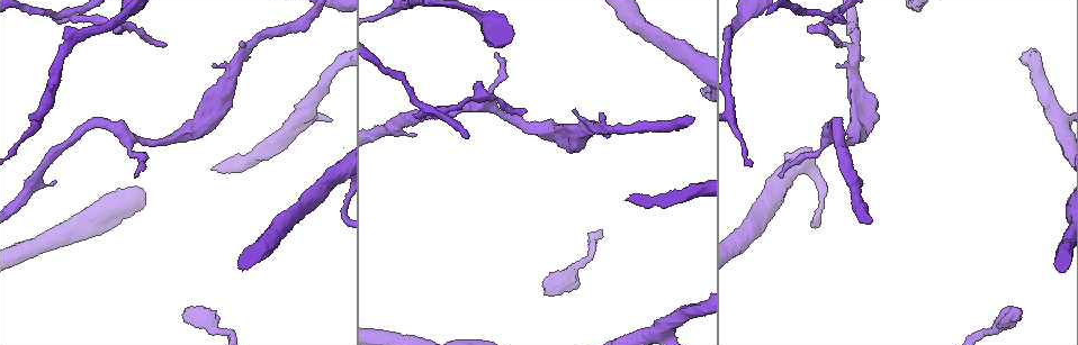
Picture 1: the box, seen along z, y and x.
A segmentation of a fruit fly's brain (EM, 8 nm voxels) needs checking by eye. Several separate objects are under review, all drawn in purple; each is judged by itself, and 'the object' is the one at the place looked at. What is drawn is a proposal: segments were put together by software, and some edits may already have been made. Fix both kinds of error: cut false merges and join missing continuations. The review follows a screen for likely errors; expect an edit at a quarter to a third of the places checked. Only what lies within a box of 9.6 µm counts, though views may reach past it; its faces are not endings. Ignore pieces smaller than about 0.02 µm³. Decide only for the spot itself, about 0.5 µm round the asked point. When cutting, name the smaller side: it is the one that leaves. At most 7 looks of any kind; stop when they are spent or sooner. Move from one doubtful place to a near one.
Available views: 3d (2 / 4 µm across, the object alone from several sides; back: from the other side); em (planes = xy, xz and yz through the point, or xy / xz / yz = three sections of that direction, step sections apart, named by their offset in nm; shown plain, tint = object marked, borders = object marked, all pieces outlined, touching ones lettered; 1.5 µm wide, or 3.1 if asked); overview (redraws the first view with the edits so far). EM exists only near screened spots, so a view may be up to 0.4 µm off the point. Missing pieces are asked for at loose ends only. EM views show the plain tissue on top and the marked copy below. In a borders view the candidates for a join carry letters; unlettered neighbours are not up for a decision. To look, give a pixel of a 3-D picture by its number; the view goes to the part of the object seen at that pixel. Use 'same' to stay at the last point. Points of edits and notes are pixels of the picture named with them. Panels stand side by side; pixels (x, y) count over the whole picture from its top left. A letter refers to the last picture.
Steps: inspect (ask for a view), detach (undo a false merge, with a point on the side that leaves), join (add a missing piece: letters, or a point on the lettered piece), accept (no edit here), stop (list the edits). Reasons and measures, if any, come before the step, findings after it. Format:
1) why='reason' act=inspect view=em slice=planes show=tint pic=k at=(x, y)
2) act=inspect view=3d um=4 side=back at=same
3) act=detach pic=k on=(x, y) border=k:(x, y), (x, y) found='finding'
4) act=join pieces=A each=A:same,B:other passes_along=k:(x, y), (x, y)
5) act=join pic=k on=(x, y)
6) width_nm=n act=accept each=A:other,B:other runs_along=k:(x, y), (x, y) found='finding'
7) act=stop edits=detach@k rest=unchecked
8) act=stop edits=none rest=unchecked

act=inspect view=em slice=planes show=borders pic=1 at=(838, 16)

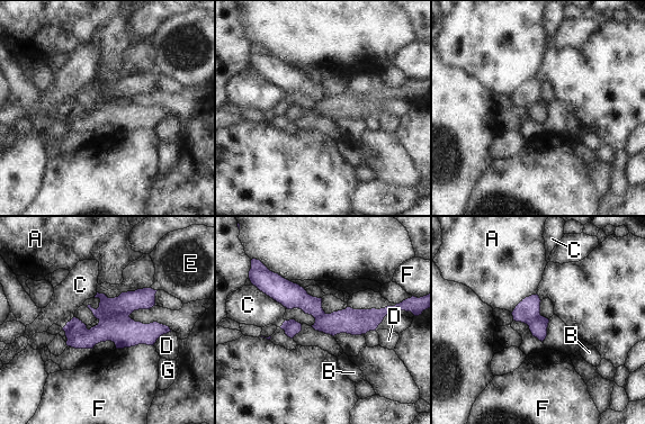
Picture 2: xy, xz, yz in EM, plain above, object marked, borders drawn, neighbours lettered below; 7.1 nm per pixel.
width_nm=170 act=detach pic=2 on=(124, 332) each=A:other,B:other,C:other,D:other,E:other,F:other,G:other part_leaving=2:(66, 328), (78, 333), (166, 330) found='two neurons meet here'

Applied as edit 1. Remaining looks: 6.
why='redraw' act=inspect view=overview

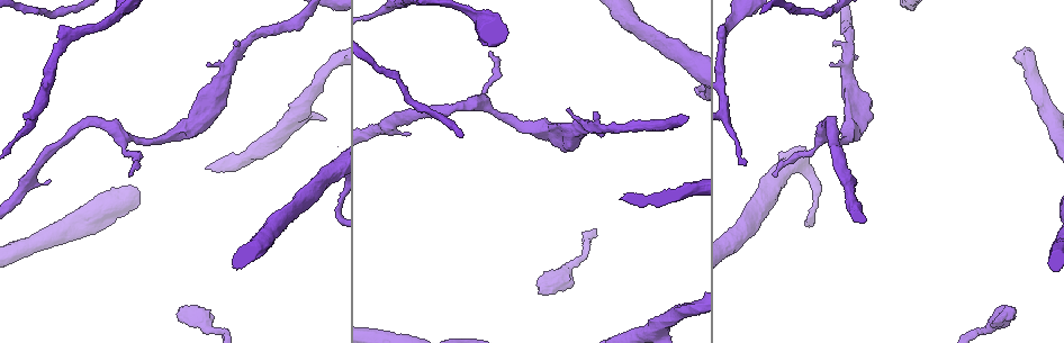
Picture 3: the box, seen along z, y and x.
why='thick turns thin' act=inspect view=em slice=yz step=4 show=tint pic=3 at=(738, 18)

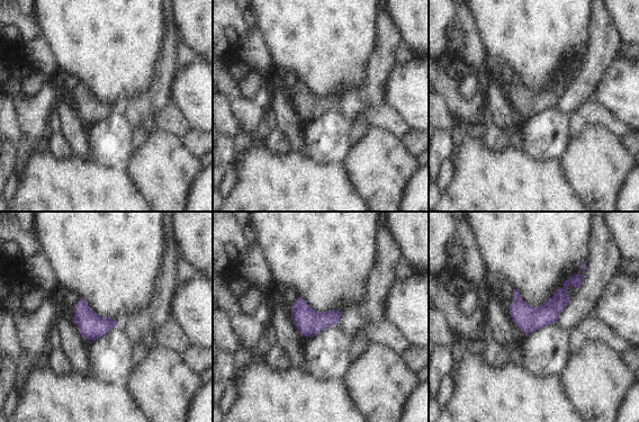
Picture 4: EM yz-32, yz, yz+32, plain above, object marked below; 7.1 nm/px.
act=inspect view=em slice=planes show=borders at=same

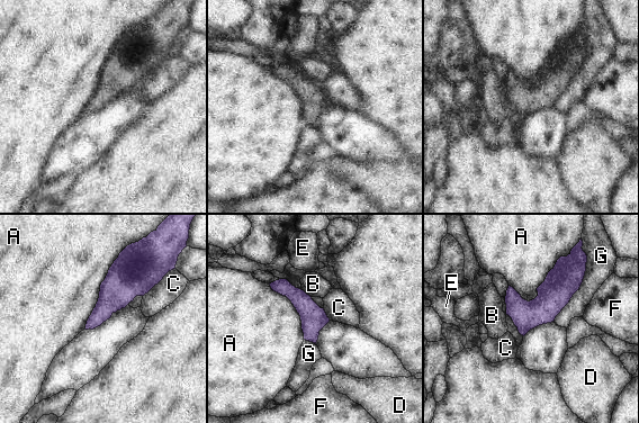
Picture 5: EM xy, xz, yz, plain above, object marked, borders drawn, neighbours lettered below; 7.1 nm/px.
width_nm=160 act=accept each=A:other,B:other,C:other,D:other,E:other,F:other,G:other border=5:(124, 249), (83, 329) found='continuous, no second neuron'

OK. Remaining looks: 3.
why='an open end' act=inspect view=em slice=xz step=8 show=tint pic=3 at=(234, 44)

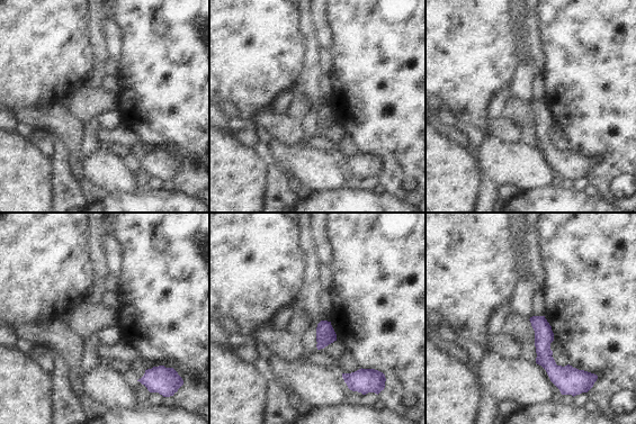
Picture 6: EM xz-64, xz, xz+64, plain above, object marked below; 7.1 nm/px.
act=inspect view=em slice=planes show=borders at=same

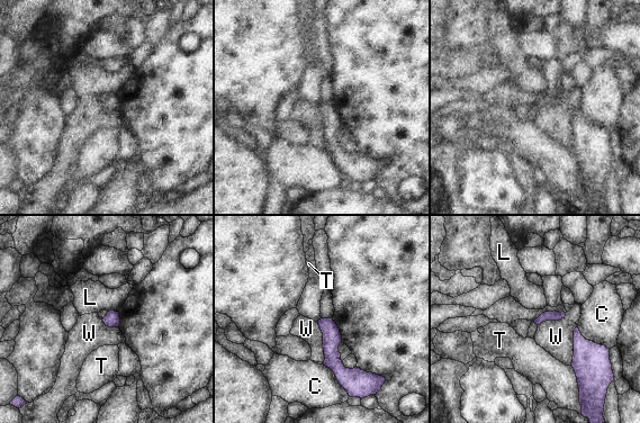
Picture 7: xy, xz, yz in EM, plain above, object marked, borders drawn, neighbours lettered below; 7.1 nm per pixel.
act=accept each=C:other,L:other,T:other,W:other runs_along=7:(321, 322), (332, 360), (357, 380) found='none of them fits'

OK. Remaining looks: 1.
act=stop edits=detach@2 rest=unchecked

